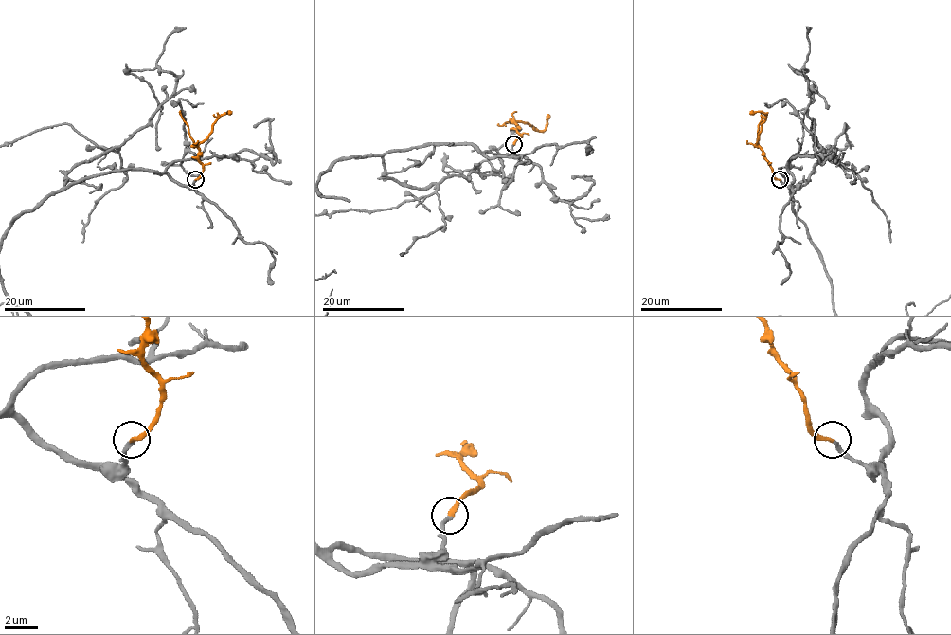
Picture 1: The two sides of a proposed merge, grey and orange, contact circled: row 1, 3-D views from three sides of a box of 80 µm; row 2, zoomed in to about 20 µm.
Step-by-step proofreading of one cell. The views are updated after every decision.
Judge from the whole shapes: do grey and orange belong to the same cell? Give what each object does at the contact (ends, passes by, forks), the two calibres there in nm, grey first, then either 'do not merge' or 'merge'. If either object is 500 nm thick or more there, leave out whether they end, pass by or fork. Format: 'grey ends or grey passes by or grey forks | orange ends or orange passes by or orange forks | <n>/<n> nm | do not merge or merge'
grey ends | orange ends | 240/240 nm | merge

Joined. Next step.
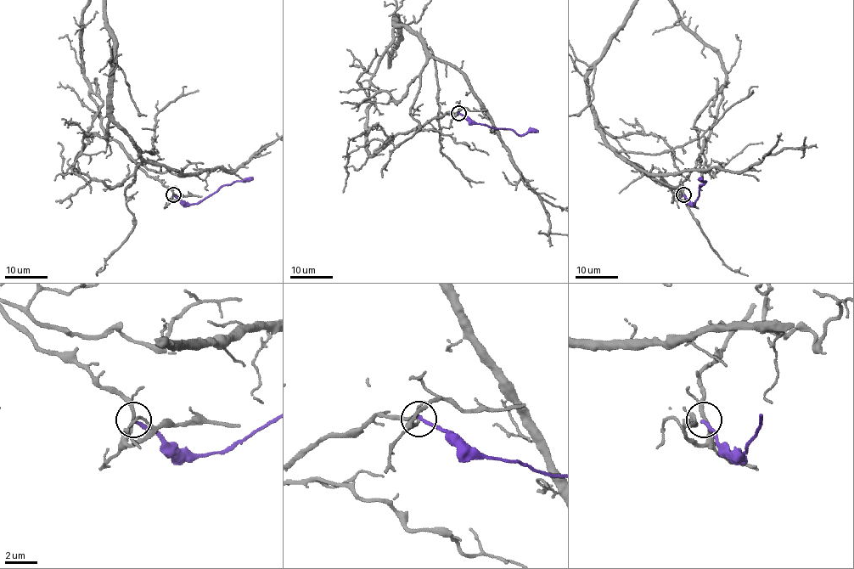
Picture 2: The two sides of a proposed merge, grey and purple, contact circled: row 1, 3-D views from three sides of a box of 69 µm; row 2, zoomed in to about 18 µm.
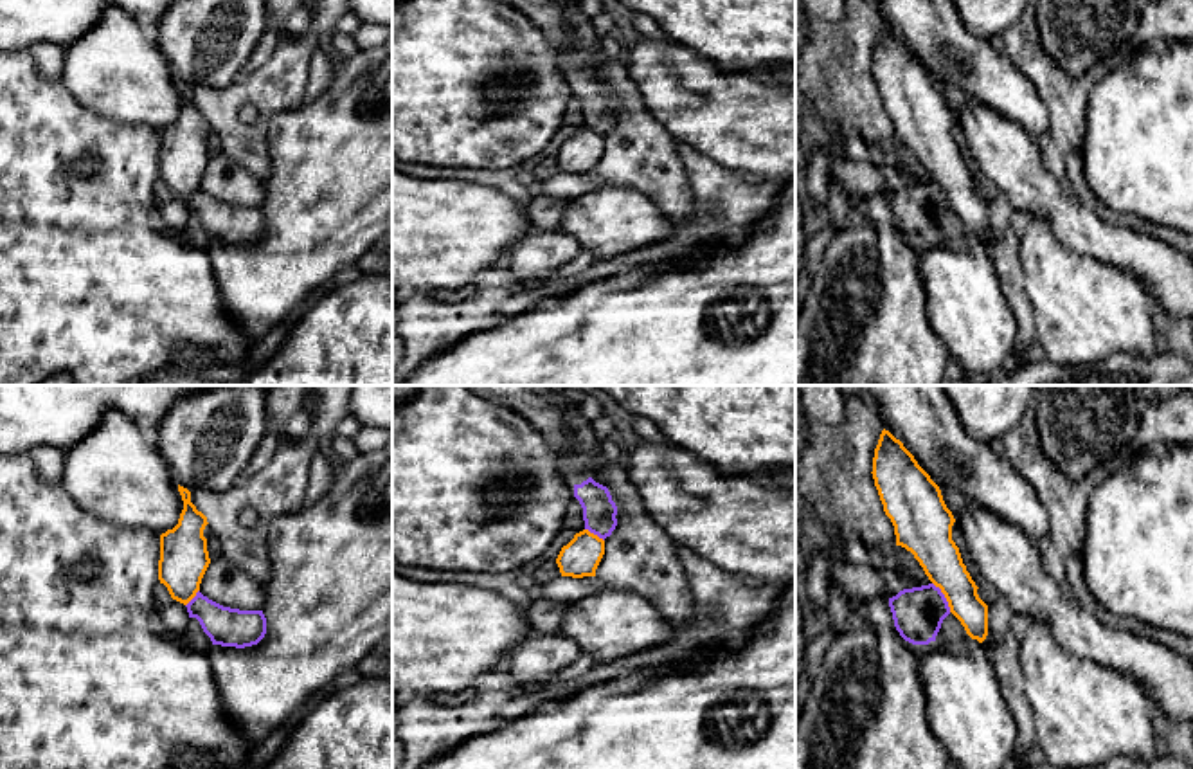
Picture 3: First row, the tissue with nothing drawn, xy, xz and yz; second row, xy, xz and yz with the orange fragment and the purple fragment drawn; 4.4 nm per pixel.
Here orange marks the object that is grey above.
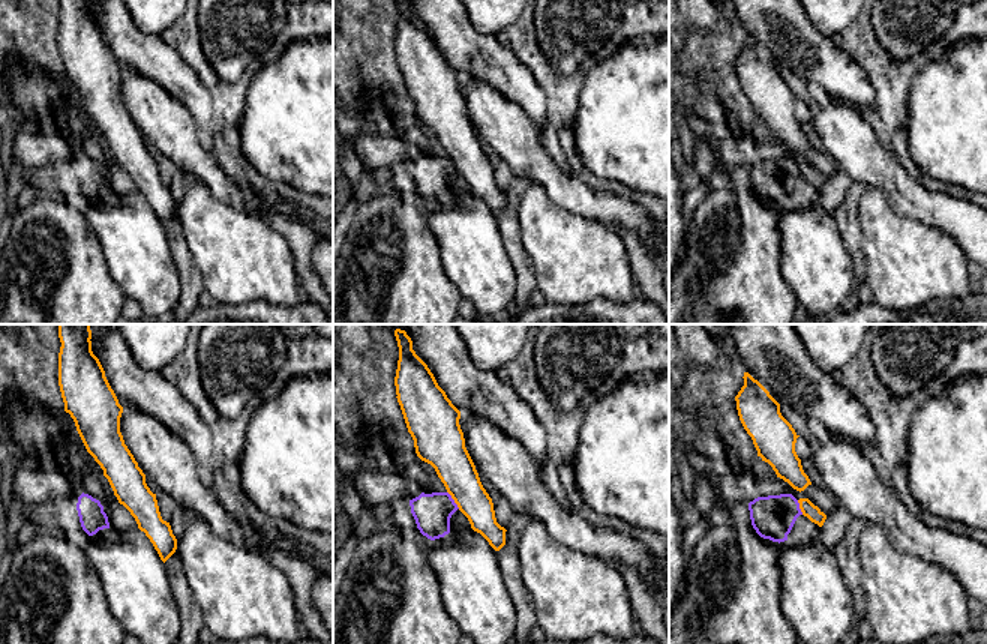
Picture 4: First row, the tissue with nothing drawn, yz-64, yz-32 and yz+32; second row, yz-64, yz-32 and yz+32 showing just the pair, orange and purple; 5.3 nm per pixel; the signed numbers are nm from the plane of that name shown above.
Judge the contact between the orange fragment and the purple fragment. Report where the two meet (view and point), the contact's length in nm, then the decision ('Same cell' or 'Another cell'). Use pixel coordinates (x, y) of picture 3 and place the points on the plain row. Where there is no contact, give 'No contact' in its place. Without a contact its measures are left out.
Touches orange at yz (945, 193). Shared border 160 nm. Another cell

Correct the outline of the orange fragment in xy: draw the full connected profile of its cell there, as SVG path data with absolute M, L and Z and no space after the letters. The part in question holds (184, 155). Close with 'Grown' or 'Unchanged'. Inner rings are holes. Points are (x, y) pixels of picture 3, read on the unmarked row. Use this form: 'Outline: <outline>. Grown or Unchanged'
Outline: M178 81L184 97L178 121L160 131L158 176L173 196L187 202L200 187L211 160L203 126L207 113L191 99L191 88Z. Unchanged

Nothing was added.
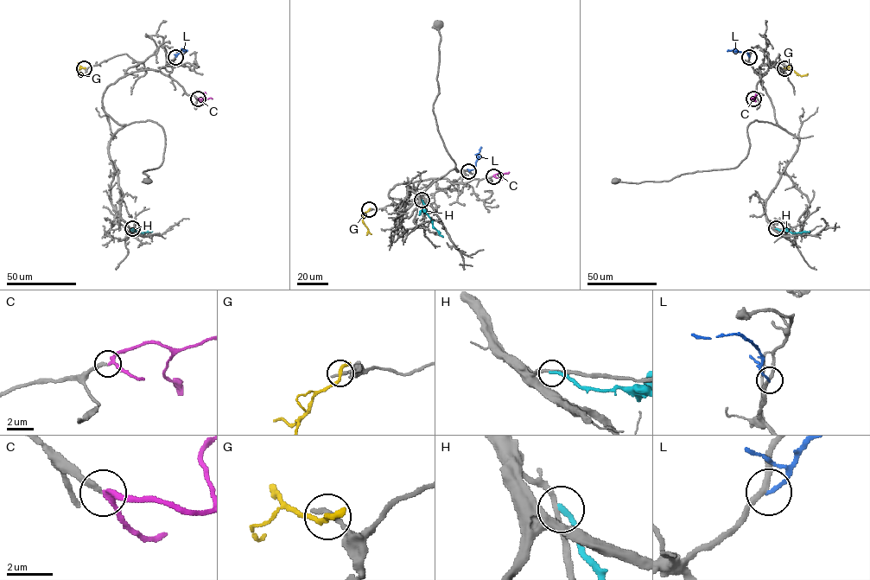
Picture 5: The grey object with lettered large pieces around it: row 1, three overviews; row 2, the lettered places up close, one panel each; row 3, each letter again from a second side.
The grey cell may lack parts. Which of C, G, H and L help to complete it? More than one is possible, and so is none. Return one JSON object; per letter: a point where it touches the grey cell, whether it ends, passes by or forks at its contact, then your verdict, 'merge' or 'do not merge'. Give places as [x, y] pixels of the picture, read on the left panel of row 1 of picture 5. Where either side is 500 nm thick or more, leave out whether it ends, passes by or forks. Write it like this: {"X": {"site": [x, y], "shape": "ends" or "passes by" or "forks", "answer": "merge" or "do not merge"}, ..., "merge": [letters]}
{"C": {"site": [198, 98], "shape": "passes by", "answer": "merge"}, "G": {"site": [84, 68], "shape": "ends", "answer": "do not merge"}, "H": {"site": [132, 228], "shape": "ends", "answer": "do not merge"}, "L": {"site": [175, 57], "shape": "ends", "answer": "do not merge"}, "merge": ["C"]}

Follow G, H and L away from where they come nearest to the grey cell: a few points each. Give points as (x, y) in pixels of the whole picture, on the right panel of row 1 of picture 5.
G: (784, 68), (789, 66), (802, 76), (808, 73)
H: (776, 228), (793, 233), (809, 232)
L: (749, 57), (746, 52), (727, 51)

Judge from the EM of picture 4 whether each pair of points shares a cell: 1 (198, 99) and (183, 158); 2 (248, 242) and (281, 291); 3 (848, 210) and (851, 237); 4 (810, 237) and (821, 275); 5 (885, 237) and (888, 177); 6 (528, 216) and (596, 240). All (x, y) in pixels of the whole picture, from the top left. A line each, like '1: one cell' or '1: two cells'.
1: two cells
2: one cell
3: one cell
4: one cell
5: two cells
6: one cell

